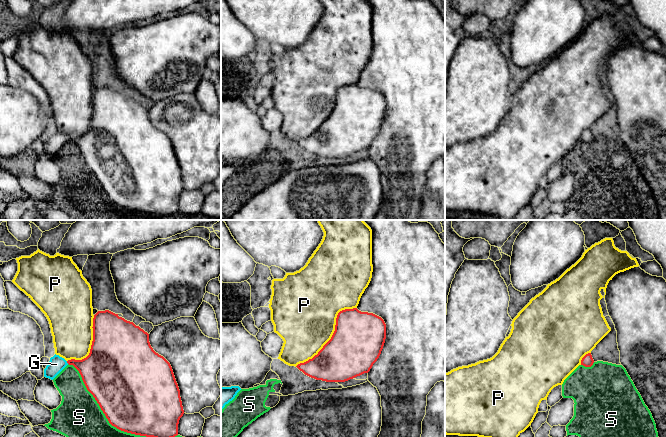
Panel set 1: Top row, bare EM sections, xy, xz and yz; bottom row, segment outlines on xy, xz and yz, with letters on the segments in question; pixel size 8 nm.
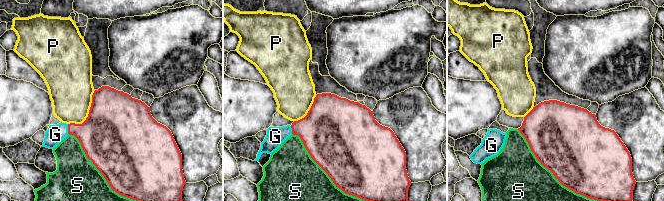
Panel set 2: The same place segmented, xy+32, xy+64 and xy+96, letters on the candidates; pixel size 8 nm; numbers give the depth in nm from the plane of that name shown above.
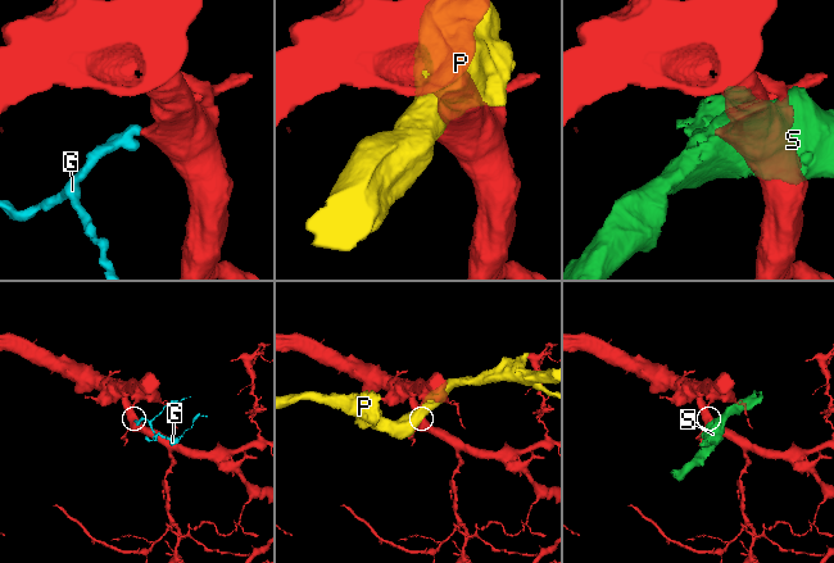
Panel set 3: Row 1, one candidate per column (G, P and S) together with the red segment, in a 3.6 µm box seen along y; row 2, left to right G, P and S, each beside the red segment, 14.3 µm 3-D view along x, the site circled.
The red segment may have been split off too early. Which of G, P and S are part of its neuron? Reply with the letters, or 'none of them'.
G

